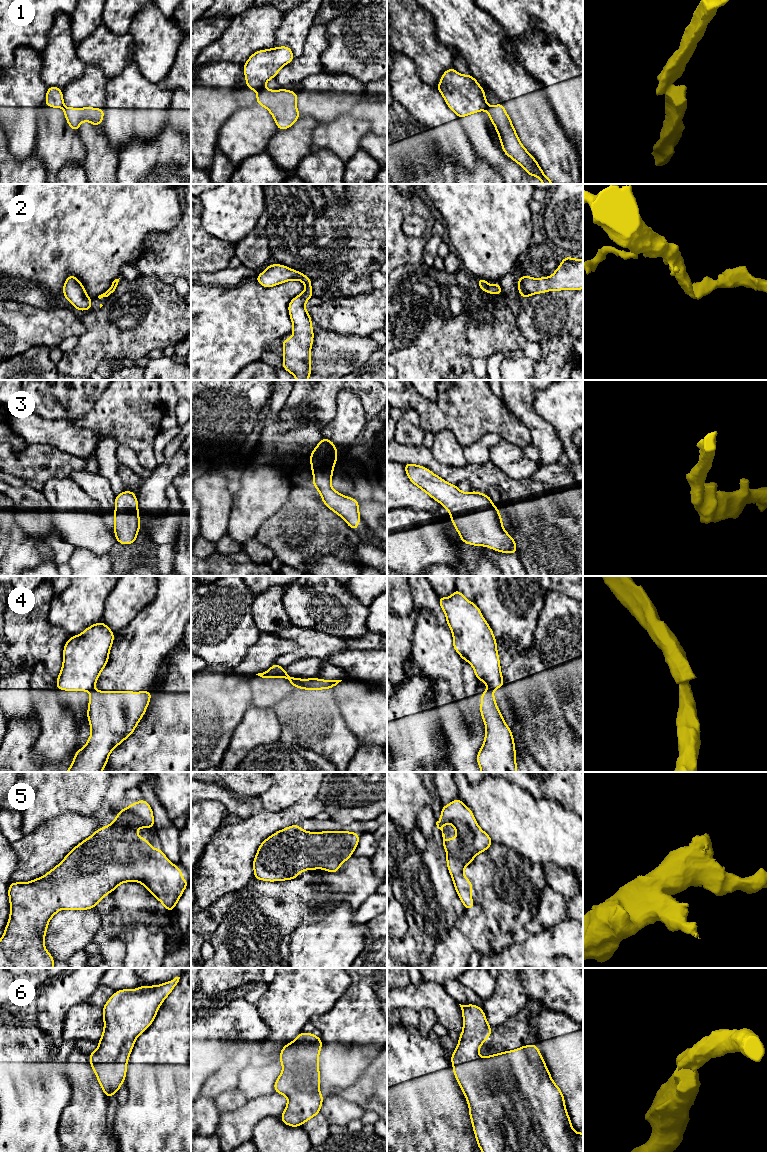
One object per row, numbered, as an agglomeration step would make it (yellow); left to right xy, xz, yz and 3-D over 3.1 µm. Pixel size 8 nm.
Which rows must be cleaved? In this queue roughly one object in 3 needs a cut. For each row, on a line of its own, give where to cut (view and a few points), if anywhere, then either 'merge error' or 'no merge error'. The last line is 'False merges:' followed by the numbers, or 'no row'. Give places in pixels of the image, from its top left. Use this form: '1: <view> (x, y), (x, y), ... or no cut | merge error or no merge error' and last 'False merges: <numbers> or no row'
1: xz (262, 86), (258, 90) | merge error
2: no cut | no merge error
3: no cut | no merge error
4: xz (286, 674), (288, 678) | merge error
5: no cut | no merge error
6: no cut | no merge error
False merges: 1, 4

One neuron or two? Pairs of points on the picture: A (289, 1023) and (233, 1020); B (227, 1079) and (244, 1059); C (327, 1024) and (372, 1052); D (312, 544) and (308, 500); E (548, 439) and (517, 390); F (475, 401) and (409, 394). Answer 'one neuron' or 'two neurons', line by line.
A: two neurons
B: one neuron
C: one neuron
D: one neuron
E: one neuron
F: one neuron

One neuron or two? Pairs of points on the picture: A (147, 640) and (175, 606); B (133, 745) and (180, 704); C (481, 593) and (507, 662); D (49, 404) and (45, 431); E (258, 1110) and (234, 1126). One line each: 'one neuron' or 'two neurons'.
A: one neuron
B: one neuron
C: two neurons
D: two neurons
E: one neuron

